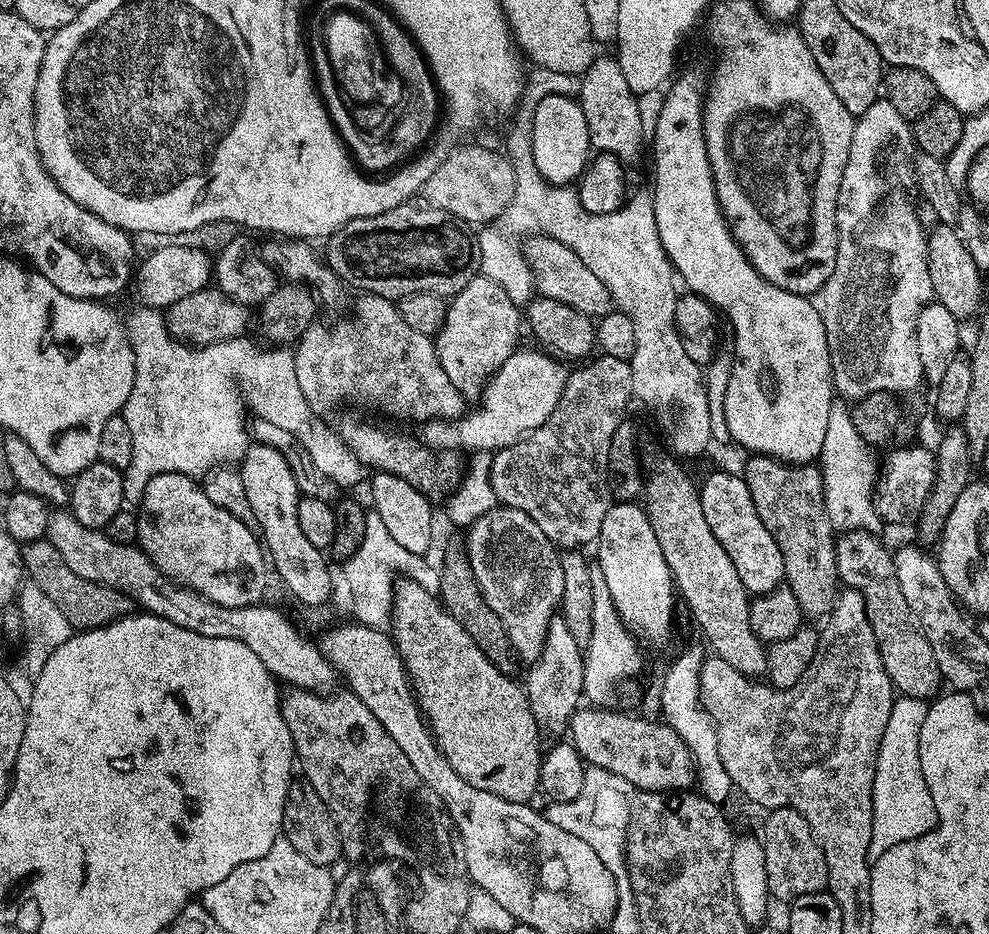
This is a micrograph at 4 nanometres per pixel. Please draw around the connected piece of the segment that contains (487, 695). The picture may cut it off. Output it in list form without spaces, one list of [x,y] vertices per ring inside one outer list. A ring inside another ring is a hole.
[[[400,578],[395,581],[392,590],[390,639],[396,644],[396,650],[404,663],[405,670],[408,671],[408,679],[412,685],[416,703],[420,705],[421,713],[432,735],[436,737],[436,744],[440,747],[441,754],[446,758],[446,762],[450,762],[450,766],[454,766],[454,770],[463,780],[470,782],[470,786],[474,786],[478,790],[486,790],[486,794],[506,798],[506,802],[529,803],[533,799],[531,796],[537,795],[540,787],[540,758],[542,755],[540,739],[542,739],[542,733],[540,727],[536,724],[534,714],[530,710],[527,691],[521,685],[519,688],[512,681],[513,677],[509,673],[498,670],[498,666],[494,666],[494,662],[490,662],[490,658],[486,658],[486,654],[482,654],[482,650],[478,650],[478,642],[474,642],[474,638],[470,638],[470,634],[466,634],[466,630],[462,630],[462,626],[458,626],[458,622],[444,609],[437,593],[433,589],[431,592],[430,589],[424,587],[428,586],[425,586],[421,581]]]

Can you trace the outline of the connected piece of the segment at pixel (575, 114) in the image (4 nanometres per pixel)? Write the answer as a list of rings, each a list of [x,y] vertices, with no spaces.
[[[544,95],[533,105],[532,112],[532,153],[539,173],[549,184],[560,187],[571,185],[586,169],[592,150],[586,119],[579,101],[566,95]]]

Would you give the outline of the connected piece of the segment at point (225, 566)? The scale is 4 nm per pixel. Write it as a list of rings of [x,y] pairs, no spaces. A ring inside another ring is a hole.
[[[167,472],[150,478],[146,494],[138,505],[136,521],[138,546],[153,560],[158,570],[162,570],[162,574],[166,574],[166,578],[174,583],[202,594],[202,598],[218,606],[237,608],[258,604],[265,599],[264,591],[268,588],[270,568],[257,533],[247,528],[238,518],[234,518],[234,514],[222,510],[222,506],[214,506],[214,502],[206,498],[203,487],[193,477]]]

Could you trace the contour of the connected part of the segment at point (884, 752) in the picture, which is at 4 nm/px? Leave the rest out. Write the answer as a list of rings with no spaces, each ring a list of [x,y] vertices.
[[[897,695],[892,701],[890,719],[886,721],[886,730],[882,733],[874,770],[874,822],[869,861],[882,858],[890,846],[898,846],[936,828],[938,810],[934,806],[930,786],[926,786],[918,754],[918,734],[922,734],[922,722],[926,722],[927,713],[928,704],[918,698]]]

